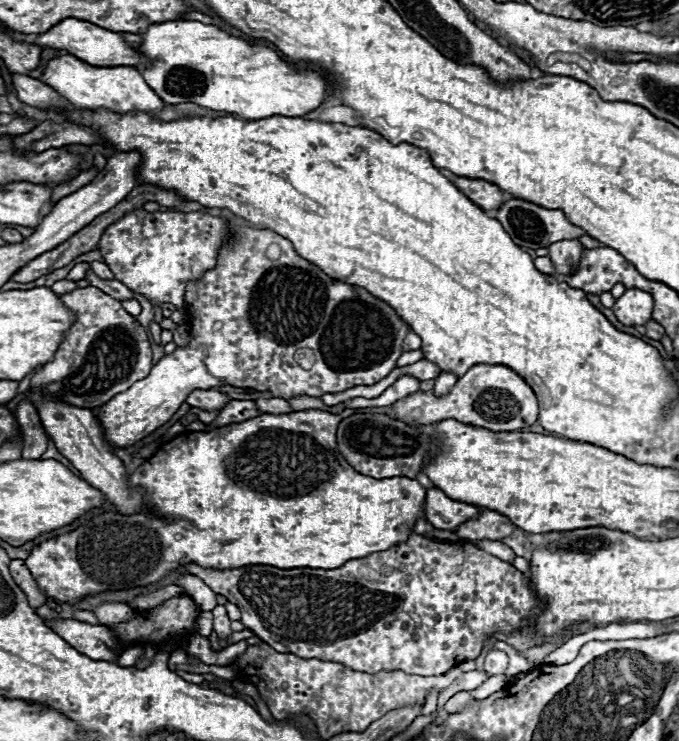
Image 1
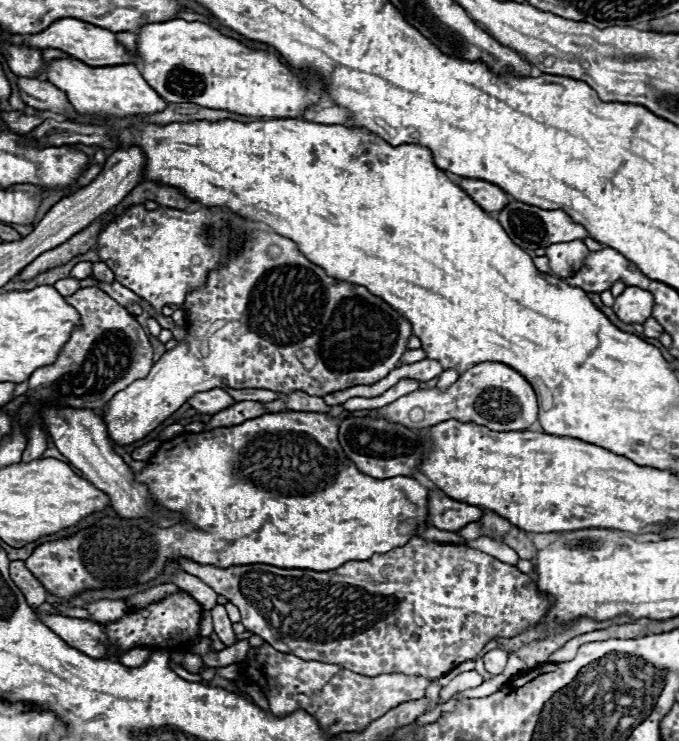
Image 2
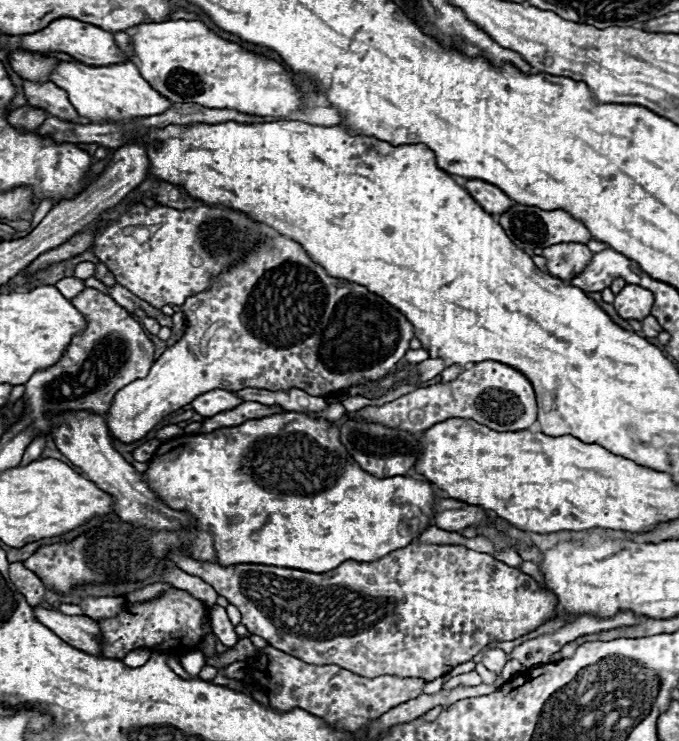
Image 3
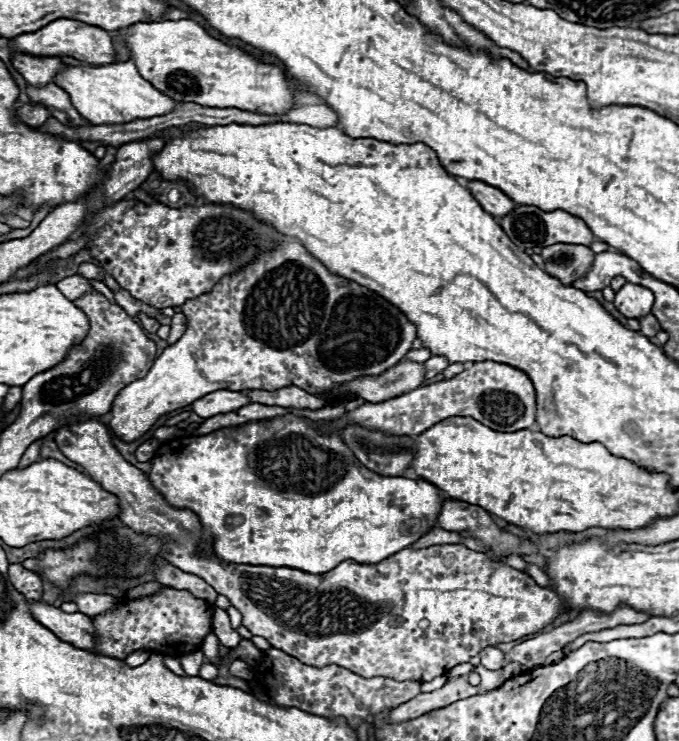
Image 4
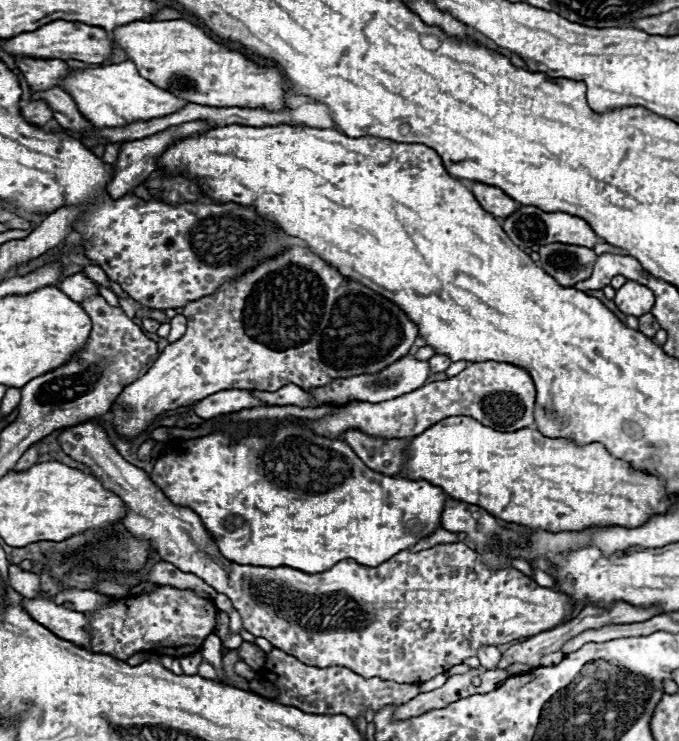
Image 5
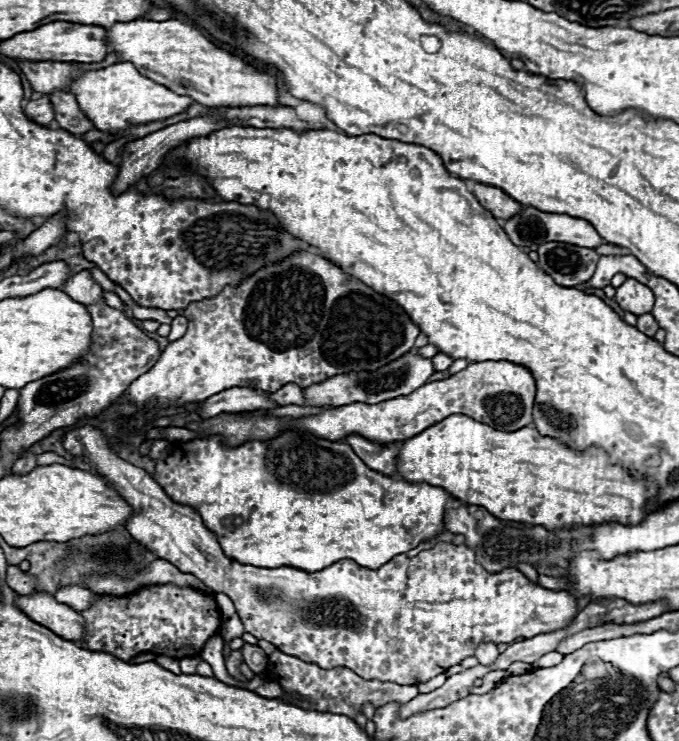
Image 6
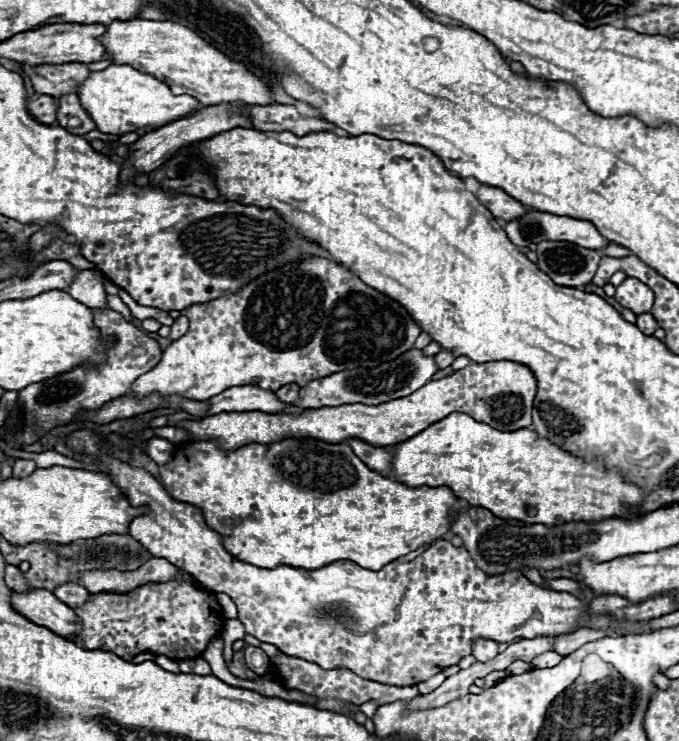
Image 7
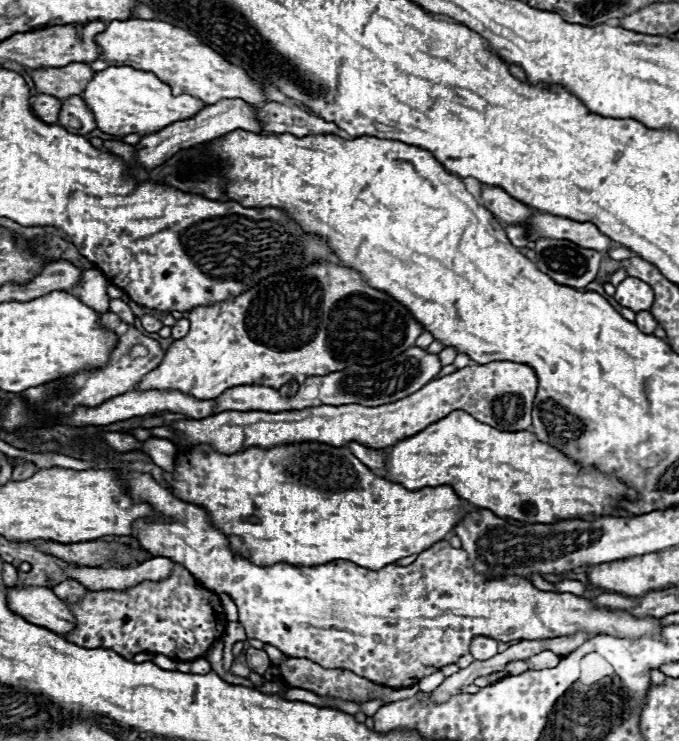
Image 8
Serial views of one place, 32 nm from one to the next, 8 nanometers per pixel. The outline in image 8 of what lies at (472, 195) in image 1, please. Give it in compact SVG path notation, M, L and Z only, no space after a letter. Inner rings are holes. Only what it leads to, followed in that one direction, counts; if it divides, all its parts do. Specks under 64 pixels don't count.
M482 186L480 198L482 198L482 204L504 224L520 224L532 214L532 208L528 208L526 204L520 204L516 198L508 196L500 188Z

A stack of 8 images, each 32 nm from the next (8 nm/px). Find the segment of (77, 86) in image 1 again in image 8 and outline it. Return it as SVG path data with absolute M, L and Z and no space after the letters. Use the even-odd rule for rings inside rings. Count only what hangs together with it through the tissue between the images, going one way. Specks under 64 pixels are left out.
M108 66L106 70L96 72L82 90L80 98L92 110L98 128L114 136L126 136L132 132L140 136L152 134L168 124L196 116L206 106L188 94L174 96L164 82L156 80L156 76L134 70L132 66Z

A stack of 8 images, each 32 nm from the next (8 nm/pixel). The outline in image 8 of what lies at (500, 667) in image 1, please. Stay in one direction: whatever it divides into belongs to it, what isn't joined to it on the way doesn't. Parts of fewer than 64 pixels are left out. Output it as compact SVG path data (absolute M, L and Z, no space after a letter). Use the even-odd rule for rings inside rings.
M478 636L478 638L474 638L472 644L470 644L470 654L472 654L476 660L488 660L488 658L492 658L492 656L498 654L496 646L498 646L496 640Z

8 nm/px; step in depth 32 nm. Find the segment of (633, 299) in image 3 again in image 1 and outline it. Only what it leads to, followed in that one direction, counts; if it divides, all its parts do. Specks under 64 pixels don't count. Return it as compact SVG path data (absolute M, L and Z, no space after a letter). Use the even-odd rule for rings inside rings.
M626 290L612 306L616 318L624 326L644 326L652 318L652 296L642 290Z

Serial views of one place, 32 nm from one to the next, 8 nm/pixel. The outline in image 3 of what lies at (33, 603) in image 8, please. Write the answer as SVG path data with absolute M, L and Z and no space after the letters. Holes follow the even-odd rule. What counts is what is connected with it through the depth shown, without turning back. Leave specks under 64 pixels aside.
M36 606L34 614L44 626L48 626L70 646L92 656L102 656L102 632L92 618L66 616L60 610L46 610L42 606Z

